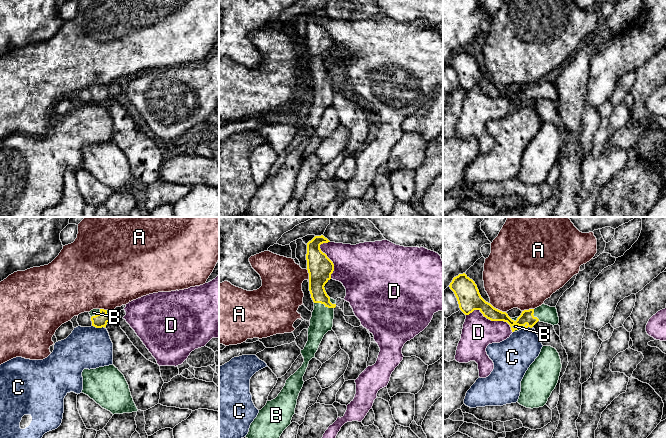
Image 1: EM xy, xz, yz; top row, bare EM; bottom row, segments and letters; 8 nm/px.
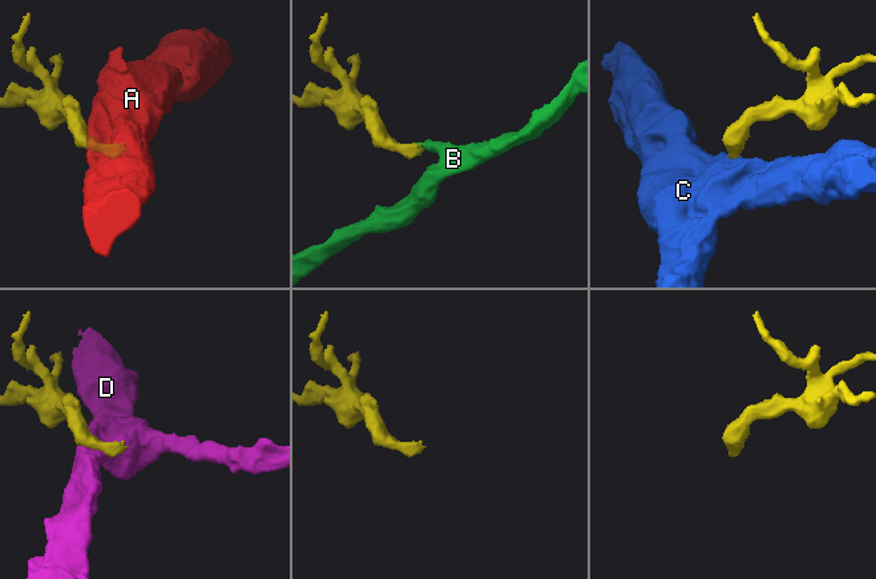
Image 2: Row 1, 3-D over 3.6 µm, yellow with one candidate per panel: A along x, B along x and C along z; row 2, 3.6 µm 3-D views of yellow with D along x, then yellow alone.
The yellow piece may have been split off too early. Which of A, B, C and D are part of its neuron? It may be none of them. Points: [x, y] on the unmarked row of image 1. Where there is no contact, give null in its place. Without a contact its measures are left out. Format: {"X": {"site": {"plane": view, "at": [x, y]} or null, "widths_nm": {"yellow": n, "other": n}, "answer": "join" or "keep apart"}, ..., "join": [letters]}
{"A": {"site": {"plane": "yz", "at": [497, 85]}, "widths_nm": {"yellow": 190, "other": 420}, "answer": "keep apart"}, "B": {"site": {"plane": "xz", "at": [324, 80]}, "widths_nm": {"yellow": 170, "other": 180}, "answer": "join"}, "C": {"site": {"plane": "xy", "at": [98, 103]}, "widths_nm": {"yellow": 120, "other": 340}, "answer": "keep apart"}, "D": {"site": {"plane": "yz", "at": [491, 96]}, "widths_nm": {"yellow": 190, "other": 260}, "answer": "keep apart"}, "join": ["B"]}

